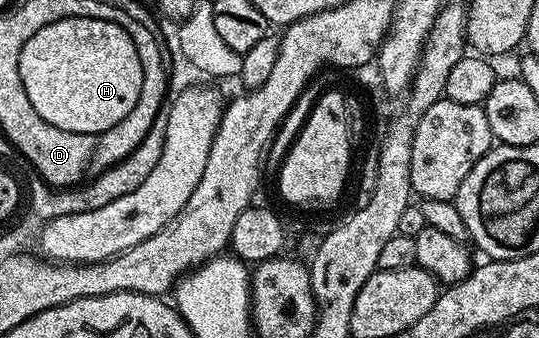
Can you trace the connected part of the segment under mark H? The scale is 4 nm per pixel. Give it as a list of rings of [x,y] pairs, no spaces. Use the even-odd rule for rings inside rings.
[[[71,17],[48,23],[19,53],[19,77],[23,77],[23,89],[27,89],[27,101],[35,105],[35,113],[43,117],[55,129],[67,129],[71,133],[83,133],[98,137],[117,125],[139,101],[143,84],[143,66],[135,49],[135,41],[118,23],[110,19]]]

